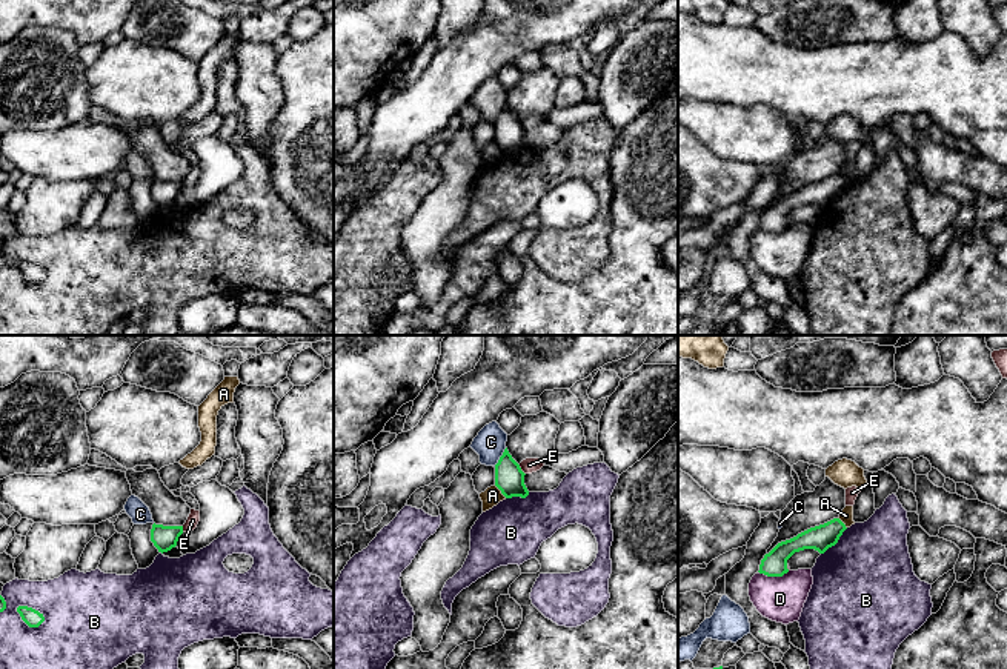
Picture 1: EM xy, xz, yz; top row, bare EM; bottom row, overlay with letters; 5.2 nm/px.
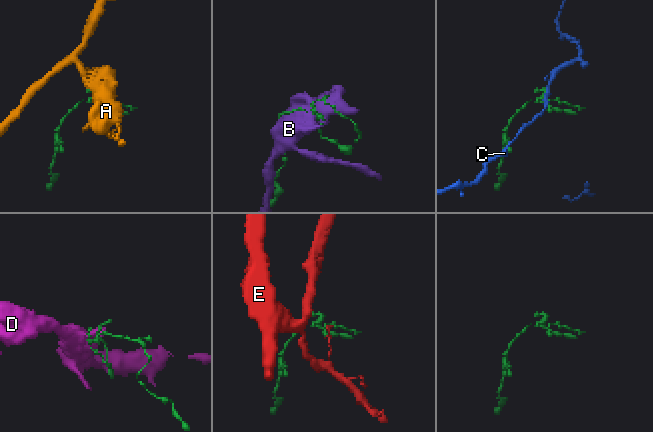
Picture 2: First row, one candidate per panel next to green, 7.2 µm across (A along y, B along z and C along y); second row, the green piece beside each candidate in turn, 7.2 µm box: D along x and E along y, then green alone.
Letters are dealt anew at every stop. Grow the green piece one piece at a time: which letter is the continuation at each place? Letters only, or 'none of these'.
none of these

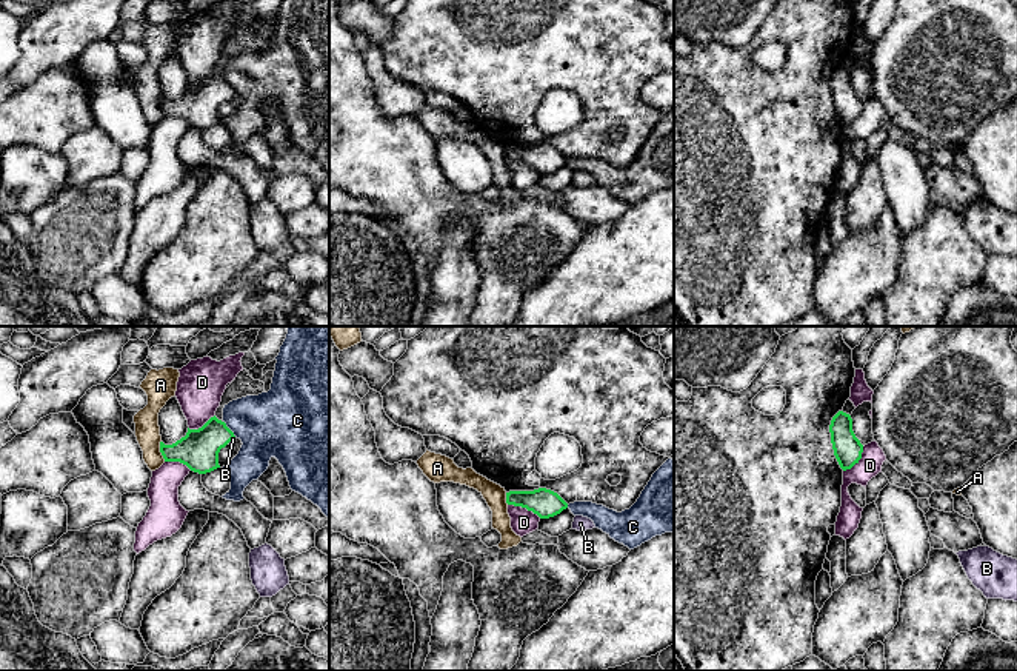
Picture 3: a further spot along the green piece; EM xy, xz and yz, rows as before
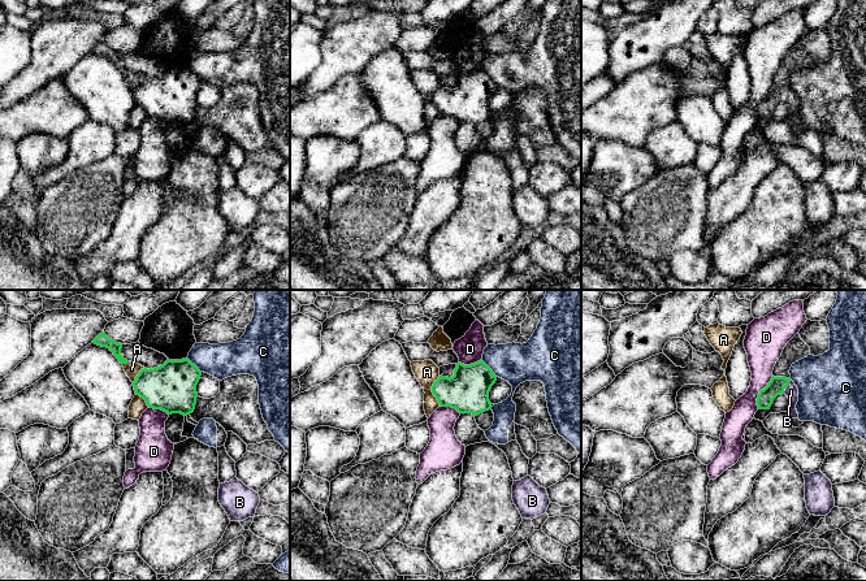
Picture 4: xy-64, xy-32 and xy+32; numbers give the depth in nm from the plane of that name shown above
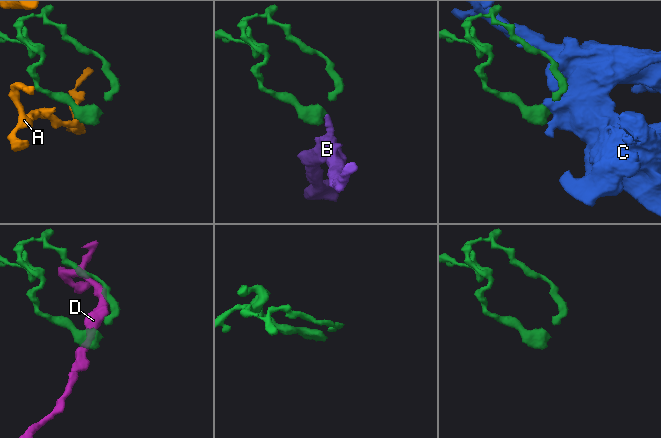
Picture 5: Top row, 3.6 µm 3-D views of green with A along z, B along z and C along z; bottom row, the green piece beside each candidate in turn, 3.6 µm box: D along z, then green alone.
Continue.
B

